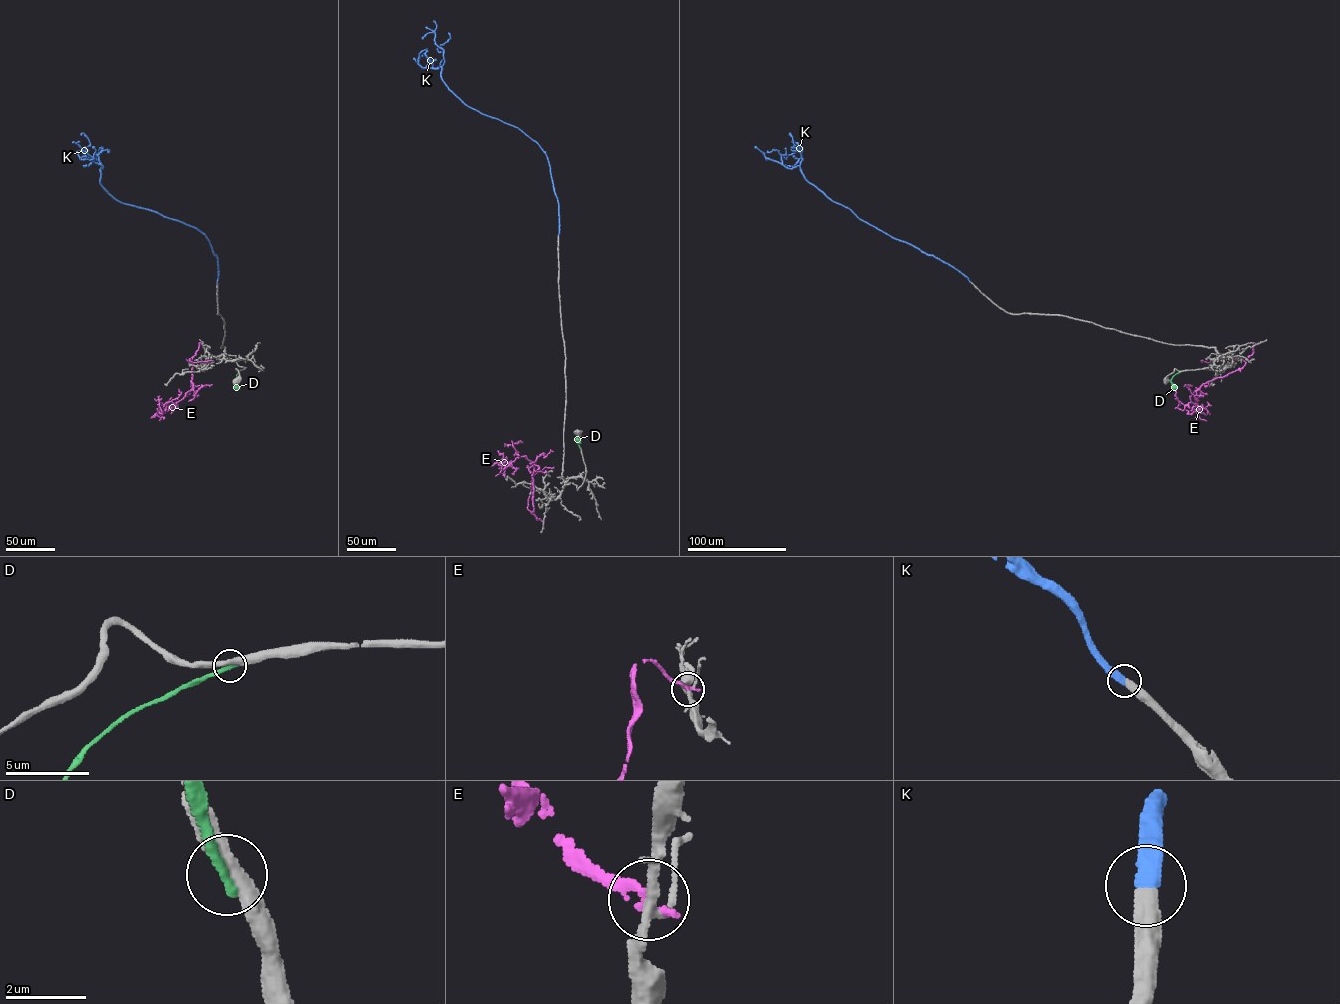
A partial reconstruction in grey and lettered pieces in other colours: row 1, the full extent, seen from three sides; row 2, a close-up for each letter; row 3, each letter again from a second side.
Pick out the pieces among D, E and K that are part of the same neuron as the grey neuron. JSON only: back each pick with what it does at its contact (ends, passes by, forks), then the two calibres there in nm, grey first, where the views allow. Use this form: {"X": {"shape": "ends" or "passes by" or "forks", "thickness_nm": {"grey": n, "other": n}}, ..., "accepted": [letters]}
{"K": {"shape": "ends", "thickness_nm": {"grey": 480, "other": 500}}, "accepted": ["K"]}

